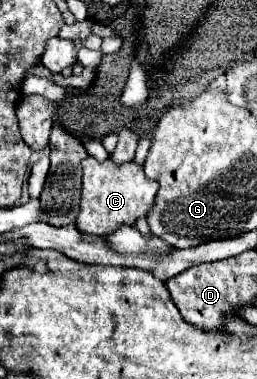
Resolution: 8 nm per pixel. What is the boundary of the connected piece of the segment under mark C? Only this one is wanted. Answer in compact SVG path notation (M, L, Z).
M88 155L82 161L82 197L80 197L80 213L76 217L76 227L82 233L104 235L118 229L122 223L134 225L138 217L144 217L150 211L156 191L158 183L144 175L140 163L128 161L116 165L110 157L100 163Z

